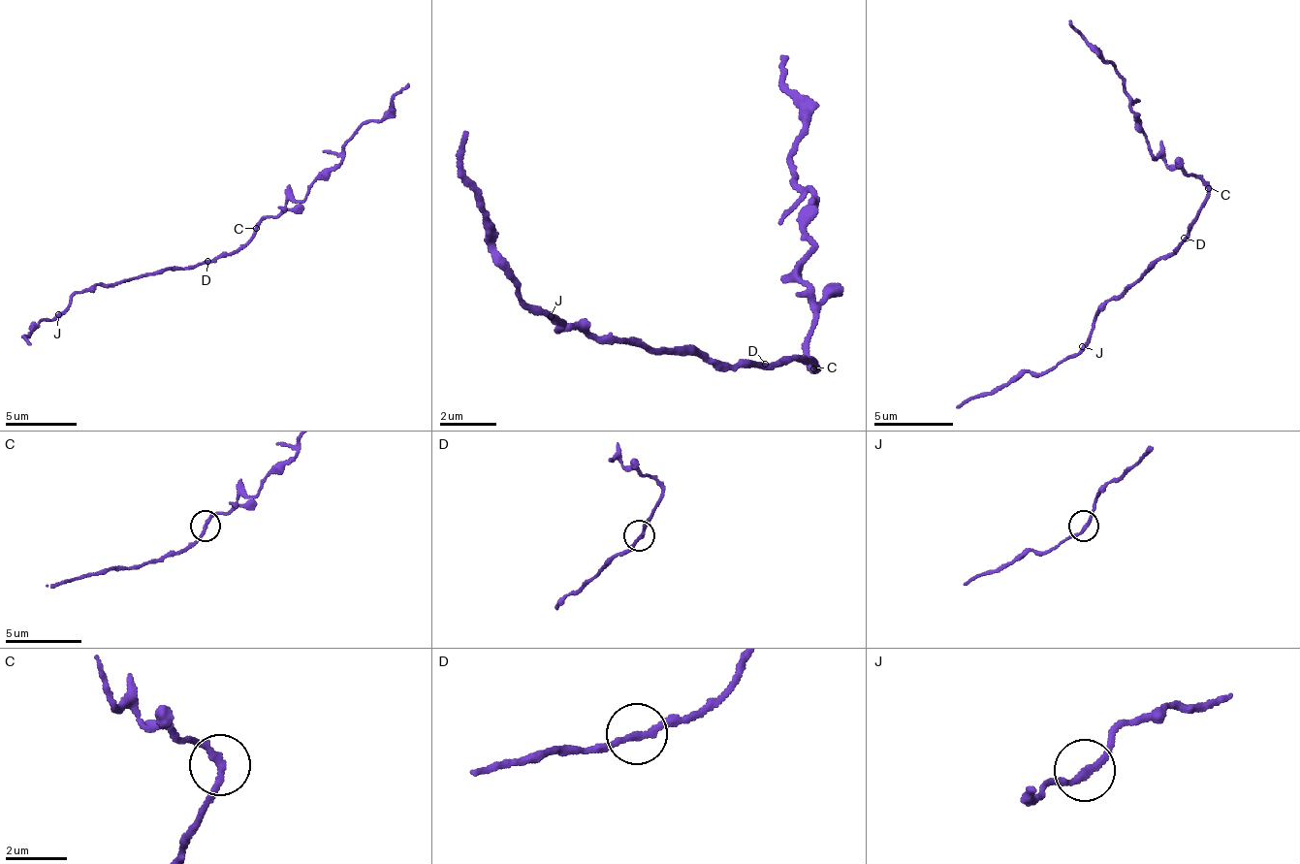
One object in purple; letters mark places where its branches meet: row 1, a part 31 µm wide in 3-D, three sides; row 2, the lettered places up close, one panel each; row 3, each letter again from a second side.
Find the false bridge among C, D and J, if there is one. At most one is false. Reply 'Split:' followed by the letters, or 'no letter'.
Split: C

